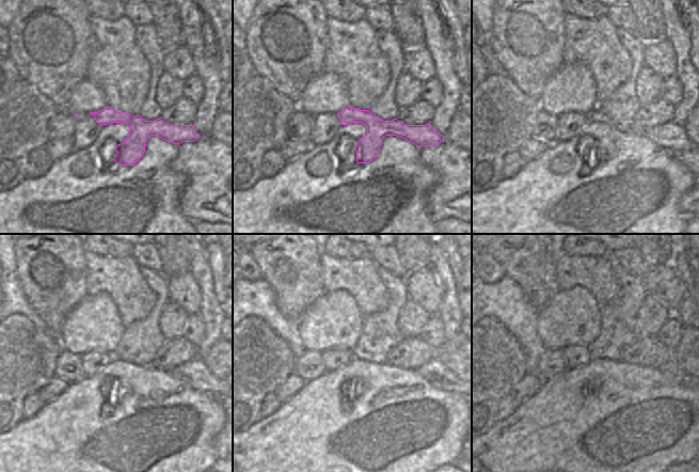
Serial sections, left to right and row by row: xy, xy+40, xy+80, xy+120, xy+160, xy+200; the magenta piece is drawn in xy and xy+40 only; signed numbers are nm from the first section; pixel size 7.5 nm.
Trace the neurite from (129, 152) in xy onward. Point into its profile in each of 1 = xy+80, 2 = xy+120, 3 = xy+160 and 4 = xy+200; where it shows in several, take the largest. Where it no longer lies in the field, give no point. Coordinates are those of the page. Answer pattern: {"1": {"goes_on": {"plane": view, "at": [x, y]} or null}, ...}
{"1": {"goes_on": {"plane": "xy+80", "at": [669, 136]}}, "2": {"goes_on": {"plane": "xy+120", "at": [194, 373]}}, "3": {"goes_on": {"plane": "xy+160", "at": [434, 372]}}, "4": {"goes_on": {"plane": "xy+200", "at": [671, 367]}}}

